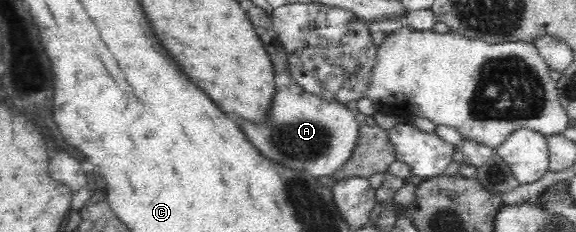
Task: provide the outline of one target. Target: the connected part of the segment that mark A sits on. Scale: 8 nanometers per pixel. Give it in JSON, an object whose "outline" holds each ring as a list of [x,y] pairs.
{"outline":[[[297,83],[277,88],[270,108],[270,120],[254,124],[238,120],[252,145],[264,156],[296,170],[308,171],[318,177],[332,175],[346,165],[353,156],[362,119],[343,104],[326,102],[308,94]]]}

